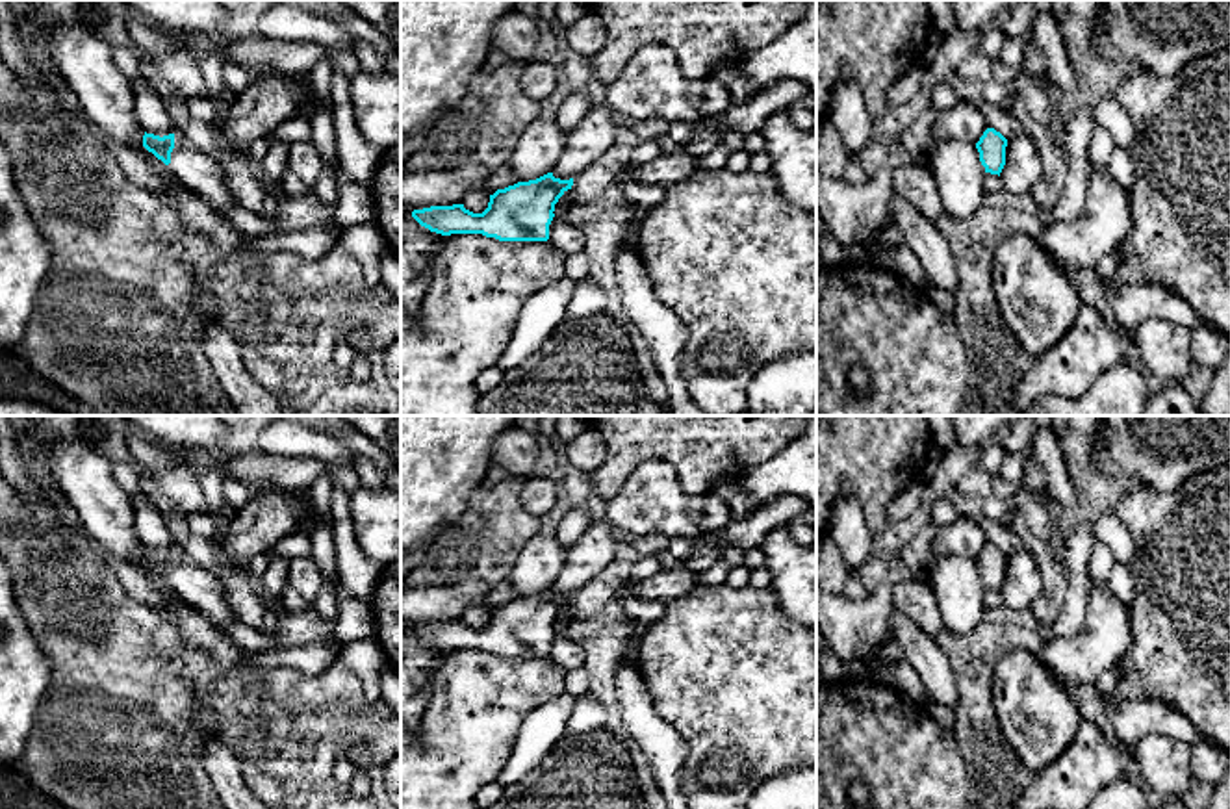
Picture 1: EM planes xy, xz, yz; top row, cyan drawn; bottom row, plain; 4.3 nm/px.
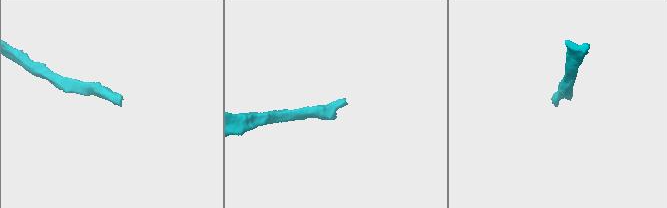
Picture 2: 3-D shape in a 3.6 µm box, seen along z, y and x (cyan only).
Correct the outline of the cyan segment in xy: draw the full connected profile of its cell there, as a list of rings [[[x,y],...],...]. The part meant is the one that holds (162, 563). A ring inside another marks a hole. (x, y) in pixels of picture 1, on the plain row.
[[[145,547],[143,562],[211,622],[223,625],[237,620],[224,601],[223,581],[215,570],[191,562],[180,549],[160,553]]]

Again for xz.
[[[547,588],[536,596],[497,605],[482,629],[453,620],[414,625],[412,633],[442,651],[482,649],[499,657],[547,657],[555,620],[571,601],[573,594],[560,596]]]

